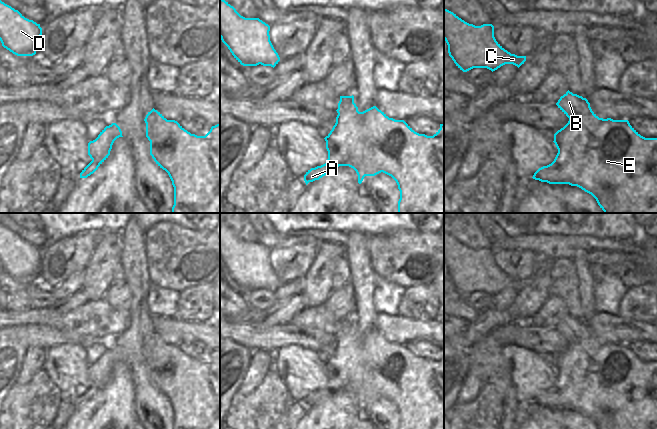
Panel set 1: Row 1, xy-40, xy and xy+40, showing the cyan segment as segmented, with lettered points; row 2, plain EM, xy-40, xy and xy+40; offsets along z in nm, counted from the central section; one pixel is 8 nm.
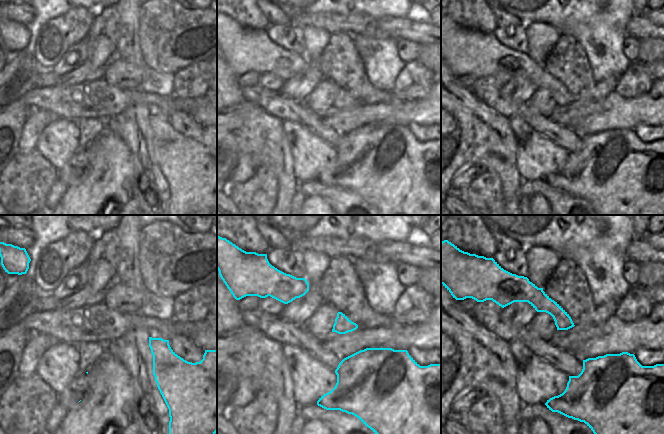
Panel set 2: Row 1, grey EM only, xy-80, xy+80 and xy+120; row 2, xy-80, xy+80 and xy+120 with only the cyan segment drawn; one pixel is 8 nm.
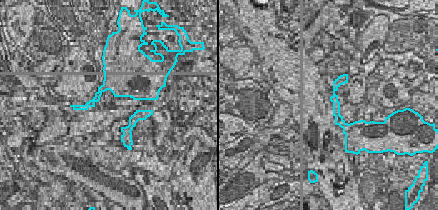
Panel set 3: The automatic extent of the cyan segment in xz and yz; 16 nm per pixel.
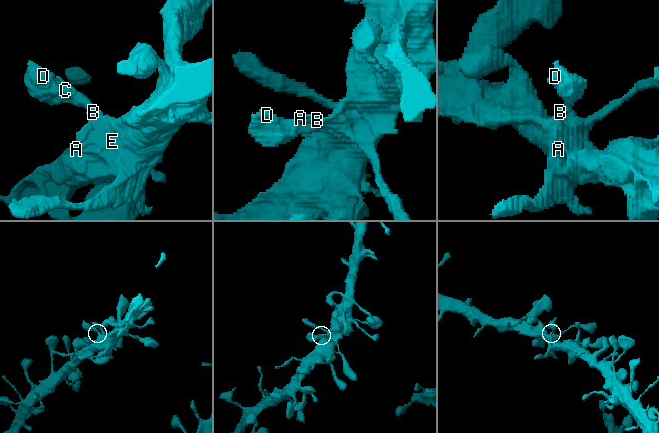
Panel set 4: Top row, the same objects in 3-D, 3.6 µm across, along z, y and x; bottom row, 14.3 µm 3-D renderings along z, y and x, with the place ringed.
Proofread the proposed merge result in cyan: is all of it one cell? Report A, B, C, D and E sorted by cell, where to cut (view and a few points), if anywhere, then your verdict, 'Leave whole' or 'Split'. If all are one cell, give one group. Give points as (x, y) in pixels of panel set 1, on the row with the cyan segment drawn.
Groups: A B C D E. No split. Leave whole

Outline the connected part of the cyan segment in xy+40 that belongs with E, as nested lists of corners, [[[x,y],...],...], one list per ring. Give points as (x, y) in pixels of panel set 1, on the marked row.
[[[569,90],[556,103],[569,118],[568,123],[554,134],[558,153],[554,161],[539,168],[533,179],[549,184],[569,184],[591,194],[604,213],[657,213],[657,138],[641,136],[628,120],[599,118],[586,98]]]

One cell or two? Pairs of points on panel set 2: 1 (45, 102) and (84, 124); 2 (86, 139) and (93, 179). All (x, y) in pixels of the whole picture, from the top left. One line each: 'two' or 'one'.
1: two
2: two

